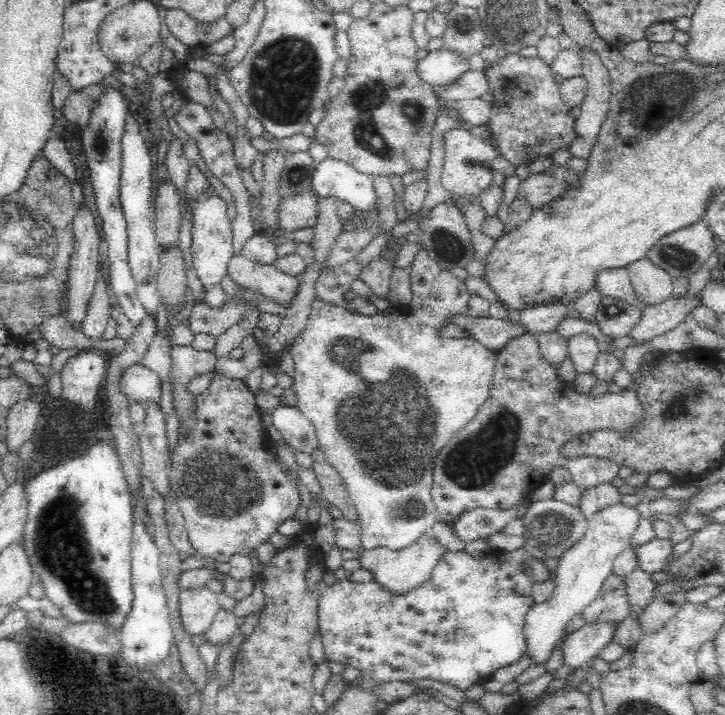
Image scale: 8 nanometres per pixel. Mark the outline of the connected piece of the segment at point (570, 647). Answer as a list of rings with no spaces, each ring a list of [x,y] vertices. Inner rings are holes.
[[[585,624],[576,632],[567,633],[562,640],[563,664],[574,669],[587,664],[591,658],[598,657],[600,650],[612,641],[612,634],[618,625]]]

